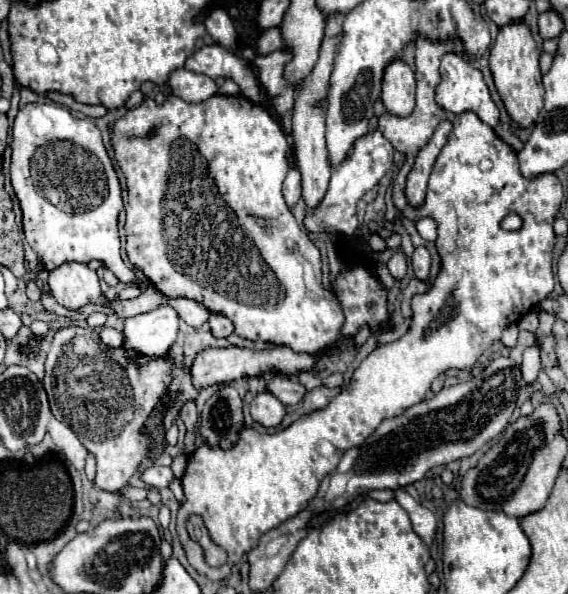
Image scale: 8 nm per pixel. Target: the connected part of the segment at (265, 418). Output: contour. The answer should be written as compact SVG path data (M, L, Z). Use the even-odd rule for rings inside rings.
M269 391L257 393L249 407L251 407L251 417L263 427L277 427L285 417L285 405Z

